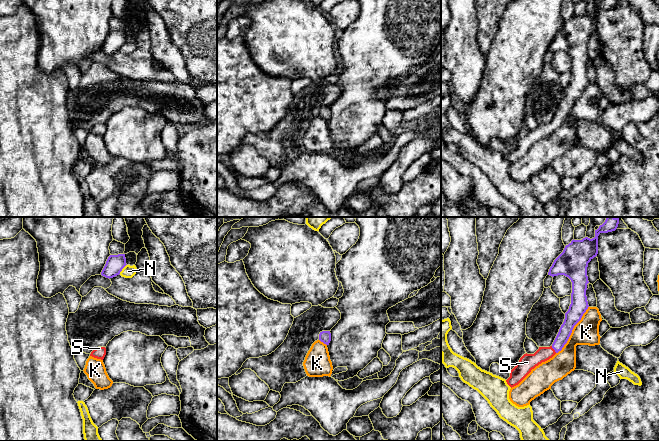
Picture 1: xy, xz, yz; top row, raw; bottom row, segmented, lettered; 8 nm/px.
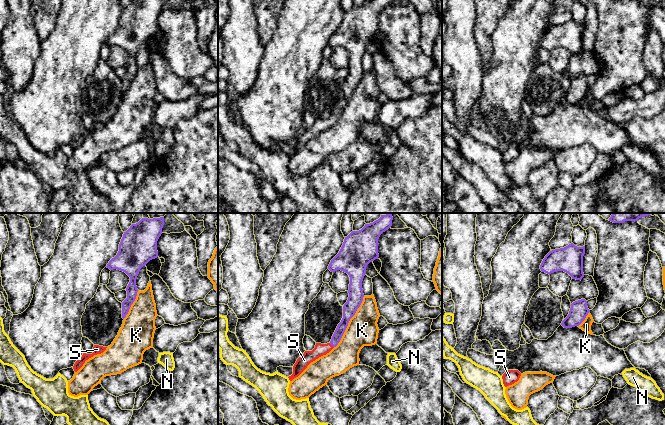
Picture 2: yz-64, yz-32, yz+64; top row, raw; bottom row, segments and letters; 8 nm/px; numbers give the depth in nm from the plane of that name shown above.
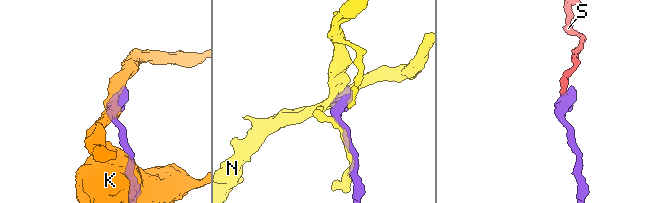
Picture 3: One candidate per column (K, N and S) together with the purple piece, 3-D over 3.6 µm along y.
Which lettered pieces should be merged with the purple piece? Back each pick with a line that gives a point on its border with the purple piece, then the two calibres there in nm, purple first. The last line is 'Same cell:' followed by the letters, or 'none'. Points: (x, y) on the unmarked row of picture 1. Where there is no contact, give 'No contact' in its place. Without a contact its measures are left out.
S: Touches purple at yz (553, 124). Thickness 100 nm (purple) against 140 nm
Same cell: S

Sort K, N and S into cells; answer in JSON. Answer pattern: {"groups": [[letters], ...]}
{"groups": [["K"], ["N"], ["S"]]}

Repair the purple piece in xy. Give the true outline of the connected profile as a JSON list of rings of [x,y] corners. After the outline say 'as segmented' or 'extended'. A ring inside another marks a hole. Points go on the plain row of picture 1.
[[[125,30],[110,31],[101,48],[101,51],[109,55],[113,54],[119,51],[126,41]]]; as segmented

